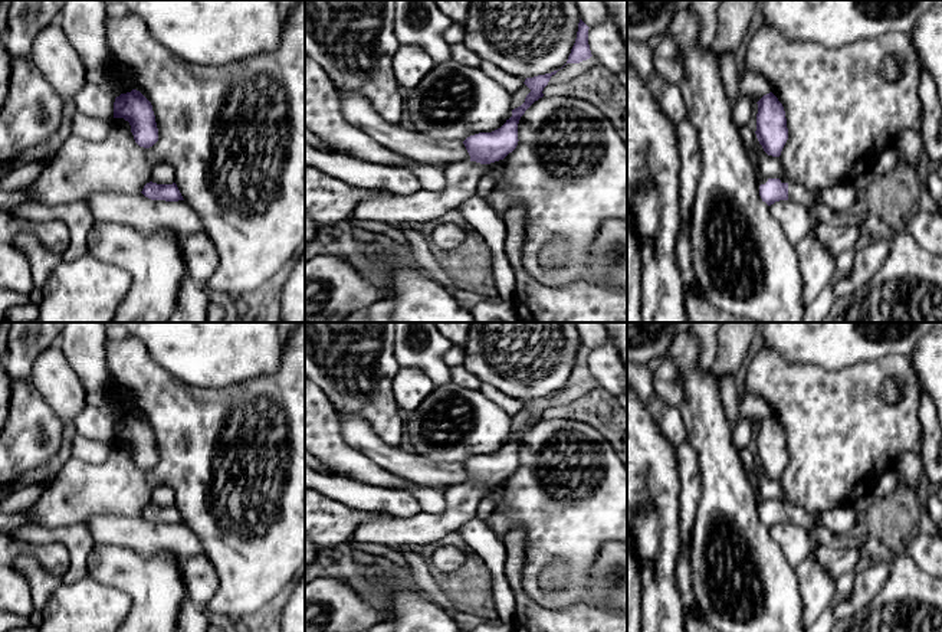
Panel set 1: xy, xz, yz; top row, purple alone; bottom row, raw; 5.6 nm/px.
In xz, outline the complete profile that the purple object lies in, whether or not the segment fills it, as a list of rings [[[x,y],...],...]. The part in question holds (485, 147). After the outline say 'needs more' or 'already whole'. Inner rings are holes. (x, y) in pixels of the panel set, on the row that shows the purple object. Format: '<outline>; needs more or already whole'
[[[557,72],[526,78],[523,83],[531,92],[521,107],[512,109],[512,117],[500,128],[470,135],[463,141],[470,158],[446,167],[446,181],[442,190],[420,189],[411,194],[387,193],[367,197],[355,207],[352,217],[400,227],[427,223],[457,209],[467,197],[475,194],[483,176],[483,166],[503,160],[516,148],[521,117],[535,101],[544,96],[544,88]]]; needs more

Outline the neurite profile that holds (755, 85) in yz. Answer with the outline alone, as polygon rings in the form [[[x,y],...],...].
[[[745,71],[741,75],[739,98],[749,96],[754,102],[758,102],[769,92],[772,92],[772,85],[762,73]]]

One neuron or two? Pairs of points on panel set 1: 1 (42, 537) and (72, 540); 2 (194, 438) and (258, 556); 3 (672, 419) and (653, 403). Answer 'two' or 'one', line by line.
1: one
2: one
3: one

